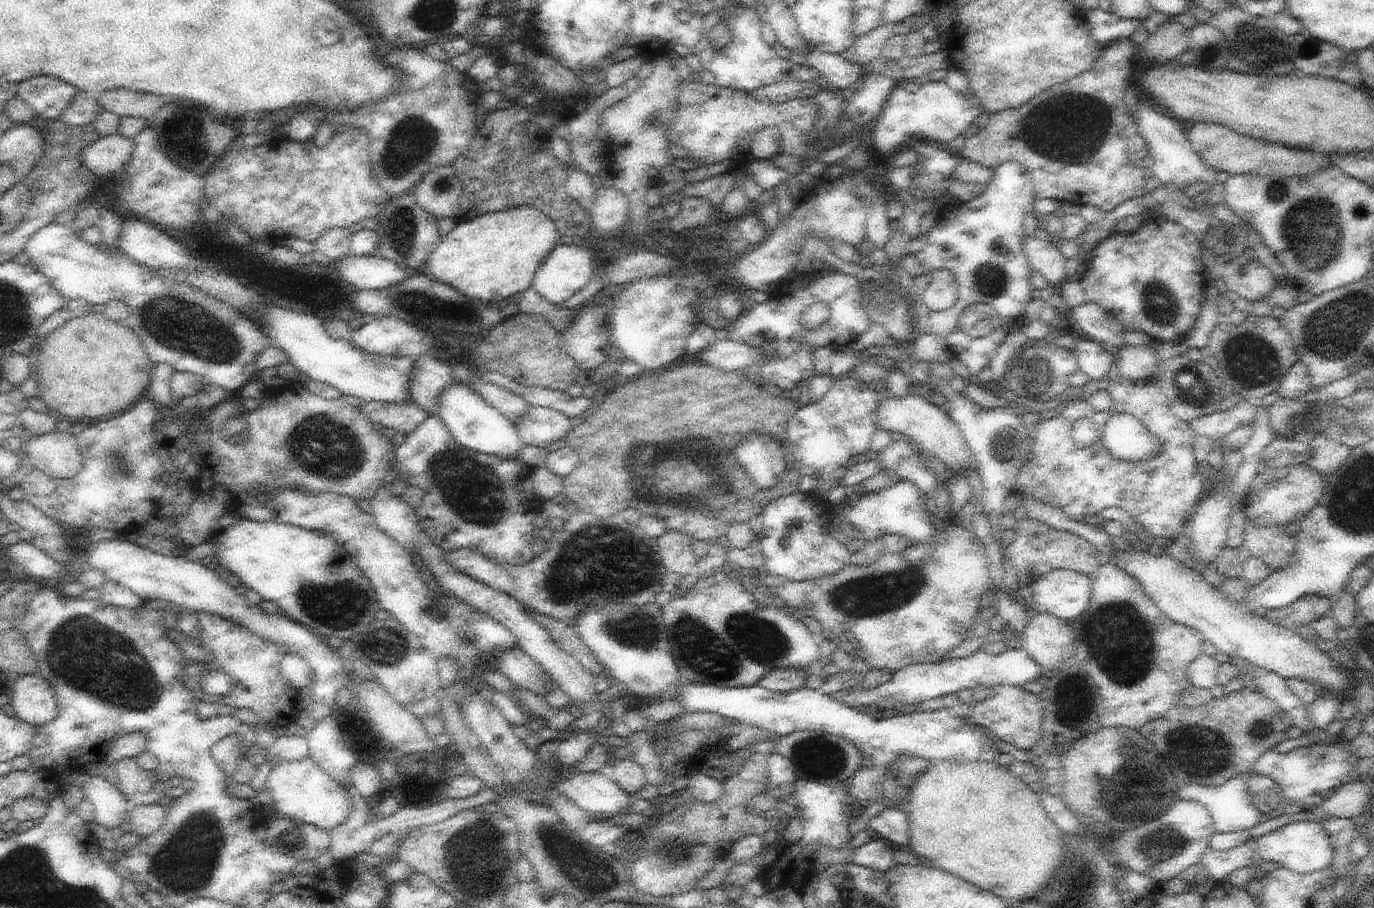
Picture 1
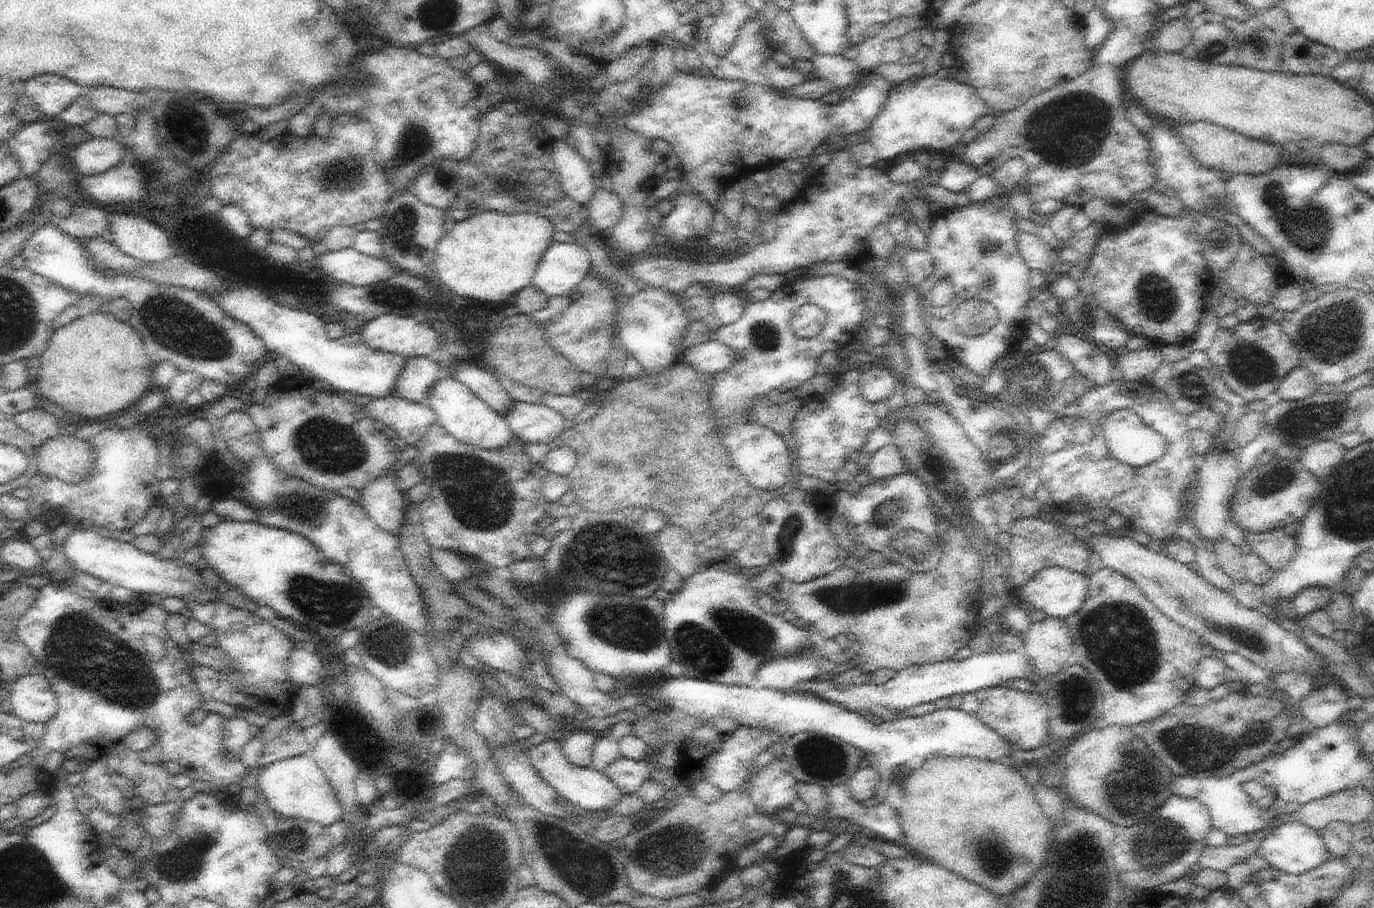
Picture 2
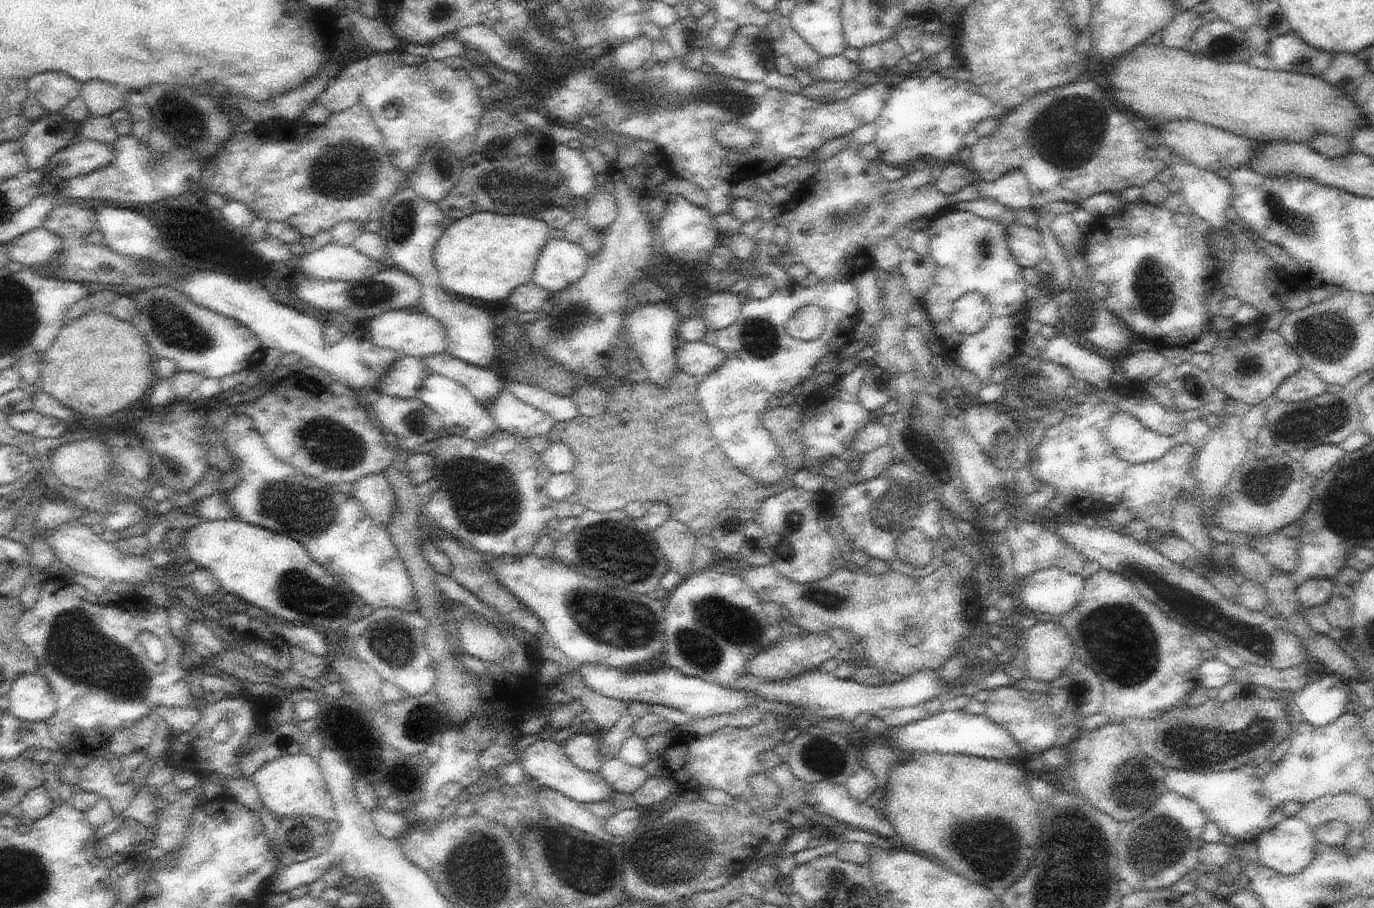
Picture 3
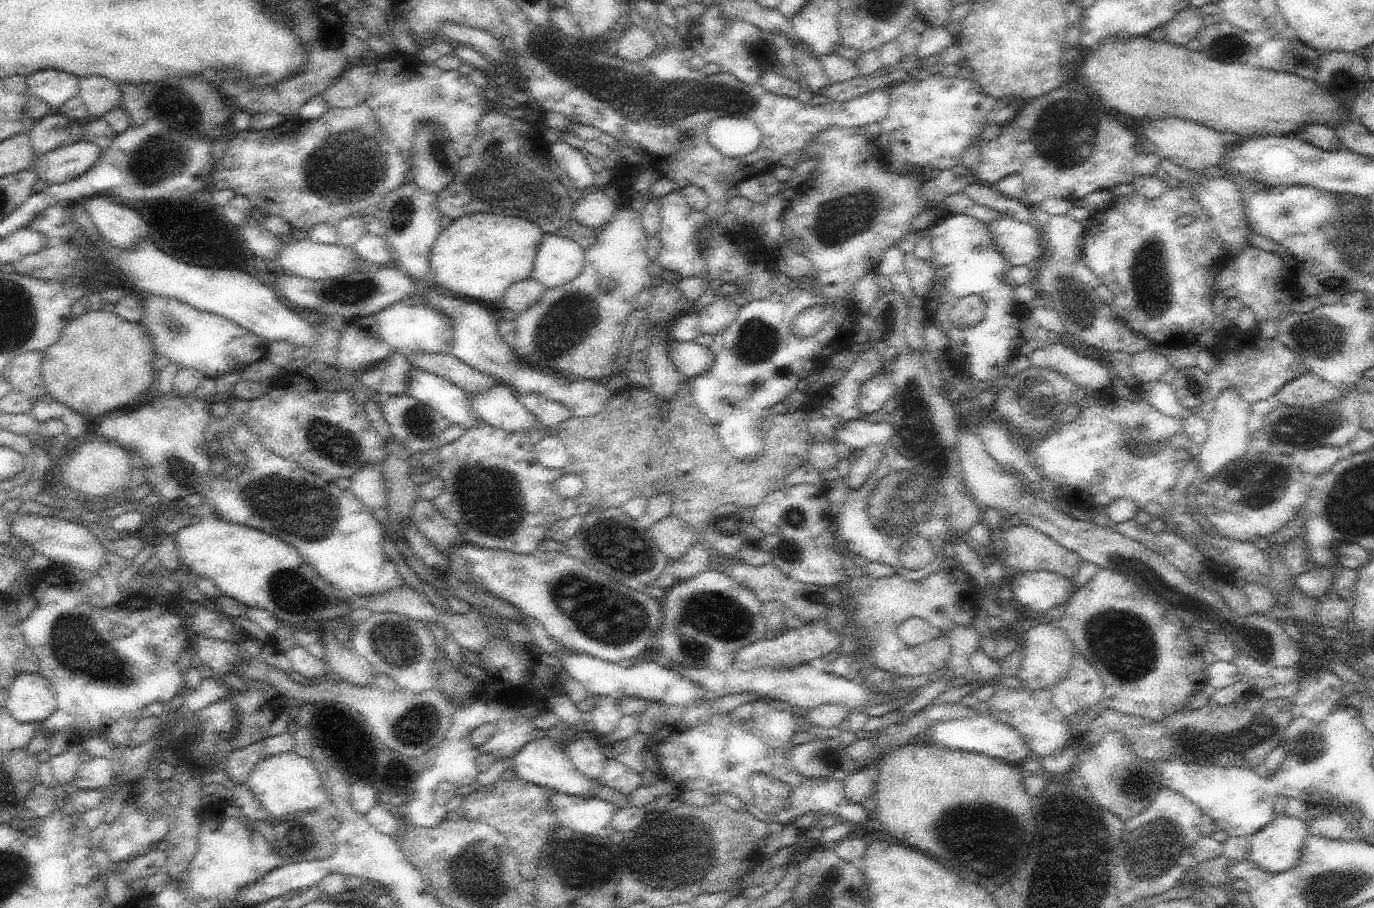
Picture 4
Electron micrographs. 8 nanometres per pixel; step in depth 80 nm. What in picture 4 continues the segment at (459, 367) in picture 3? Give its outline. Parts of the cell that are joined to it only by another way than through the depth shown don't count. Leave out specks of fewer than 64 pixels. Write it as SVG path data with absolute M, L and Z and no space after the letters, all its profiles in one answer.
M411 352L408 356L414 369L440 375L463 388L469 395L490 390L497 382L495 378L472 368L450 353Z

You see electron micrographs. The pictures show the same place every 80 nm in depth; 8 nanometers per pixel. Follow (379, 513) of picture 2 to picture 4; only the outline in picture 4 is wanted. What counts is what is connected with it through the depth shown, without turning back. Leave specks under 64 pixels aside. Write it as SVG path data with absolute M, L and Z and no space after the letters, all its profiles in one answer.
M365 464L351 476L351 489L368 508L386 508L387 490L383 464Z

